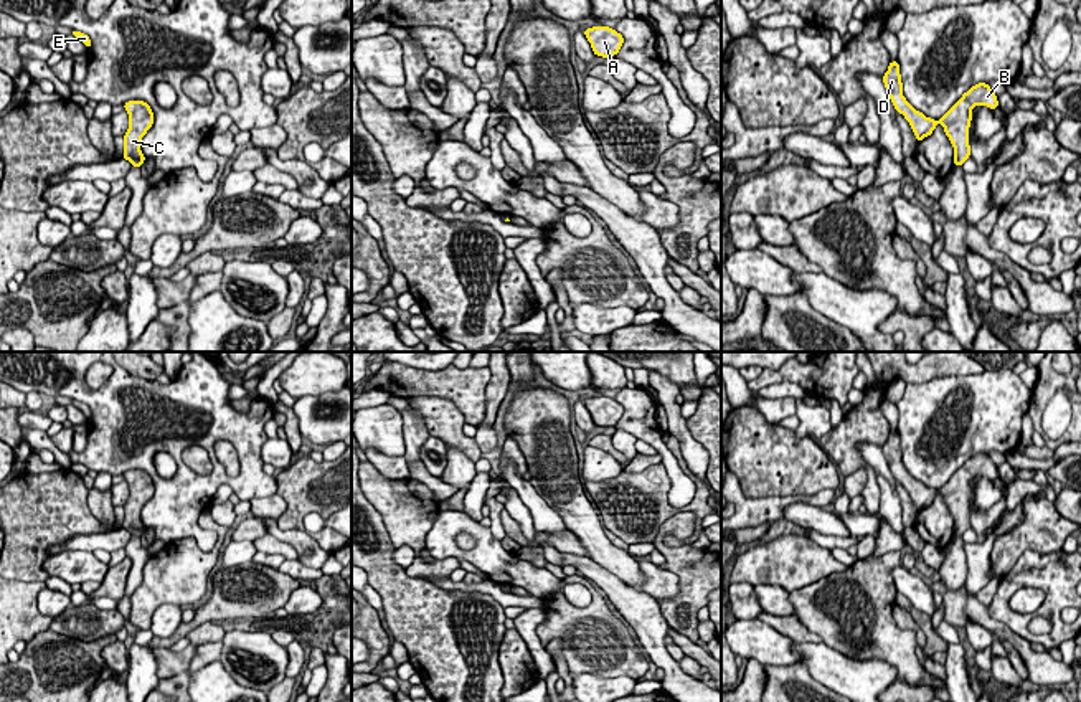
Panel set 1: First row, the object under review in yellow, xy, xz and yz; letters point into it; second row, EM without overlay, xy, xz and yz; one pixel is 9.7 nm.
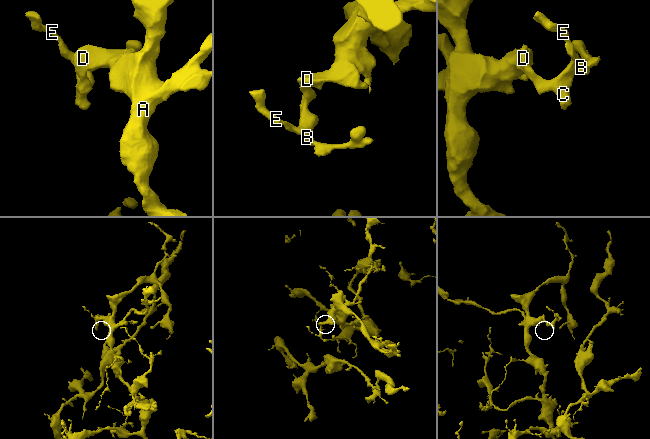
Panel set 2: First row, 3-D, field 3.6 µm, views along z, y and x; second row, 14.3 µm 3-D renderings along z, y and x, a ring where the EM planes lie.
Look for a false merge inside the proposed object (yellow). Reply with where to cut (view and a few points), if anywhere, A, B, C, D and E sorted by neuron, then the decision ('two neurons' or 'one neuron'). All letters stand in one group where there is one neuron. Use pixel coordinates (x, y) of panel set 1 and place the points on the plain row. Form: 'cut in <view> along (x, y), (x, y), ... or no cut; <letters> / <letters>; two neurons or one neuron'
no cut; A B C D E; one neuron

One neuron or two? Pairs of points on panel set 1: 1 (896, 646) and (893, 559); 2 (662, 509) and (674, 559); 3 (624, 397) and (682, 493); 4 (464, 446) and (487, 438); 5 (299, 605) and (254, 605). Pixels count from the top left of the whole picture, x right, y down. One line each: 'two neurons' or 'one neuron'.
1: one neuron
2: two neurons
3: one neuron
4: two neurons
5: two neurons

